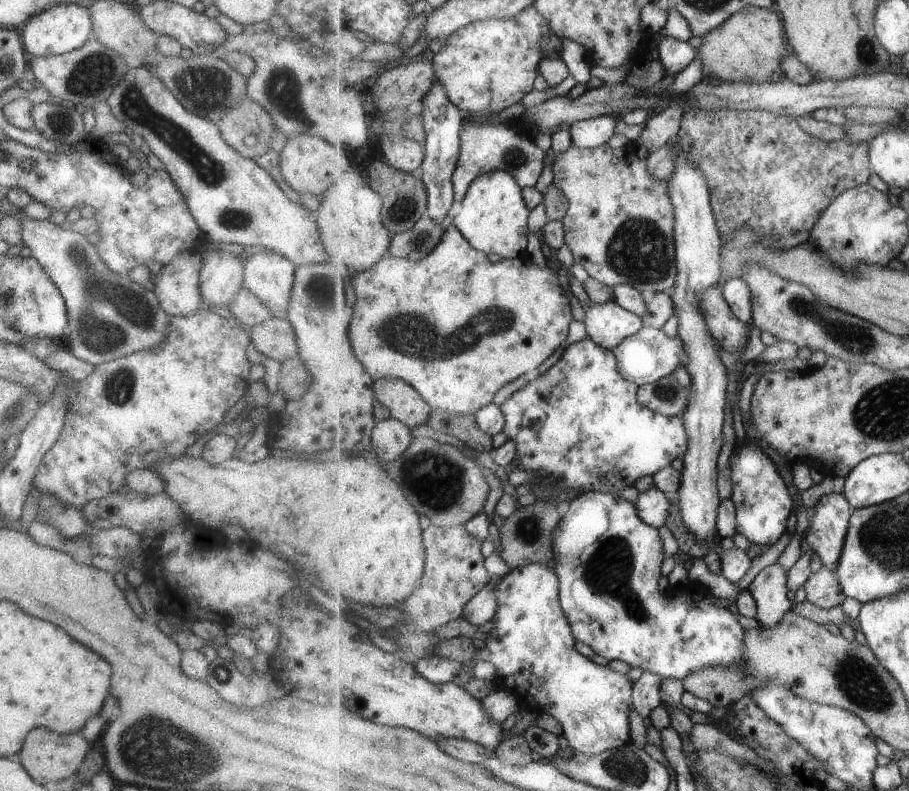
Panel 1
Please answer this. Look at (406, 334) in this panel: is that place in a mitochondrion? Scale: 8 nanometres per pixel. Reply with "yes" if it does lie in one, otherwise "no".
yes

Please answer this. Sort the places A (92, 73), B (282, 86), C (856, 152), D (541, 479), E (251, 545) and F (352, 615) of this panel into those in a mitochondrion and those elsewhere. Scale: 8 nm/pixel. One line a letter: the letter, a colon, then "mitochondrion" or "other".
A: mitochondrion
B: mitochondrion
C: other
D: other
E: other
F: other

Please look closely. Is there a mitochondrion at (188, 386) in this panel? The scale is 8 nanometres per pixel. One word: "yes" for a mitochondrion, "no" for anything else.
no

